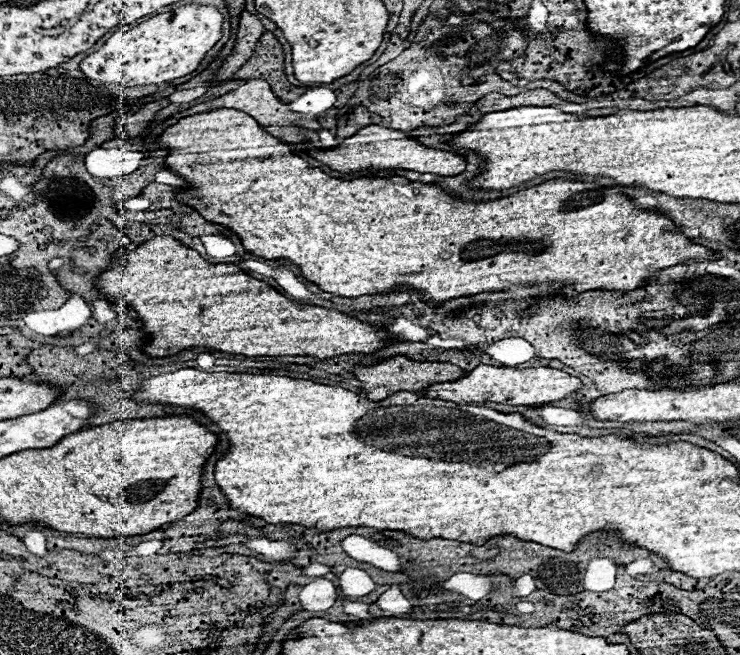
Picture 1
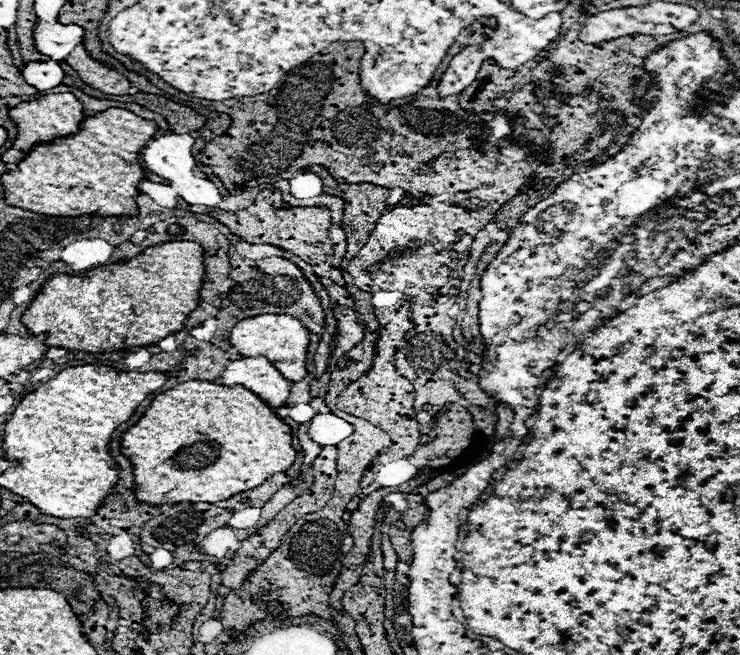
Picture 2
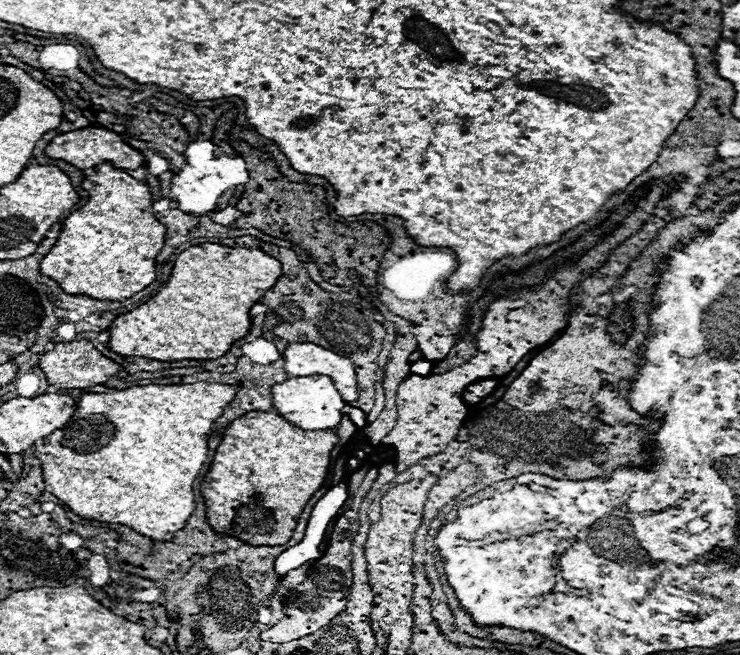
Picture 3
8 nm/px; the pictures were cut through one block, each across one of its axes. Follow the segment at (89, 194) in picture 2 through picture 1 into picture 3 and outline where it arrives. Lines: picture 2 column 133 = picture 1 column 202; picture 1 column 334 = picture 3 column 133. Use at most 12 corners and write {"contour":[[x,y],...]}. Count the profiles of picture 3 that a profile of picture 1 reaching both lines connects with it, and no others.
{"contour":[[110,162],[40,270],[122,302],[156,280],[166,228],[148,186]]}

